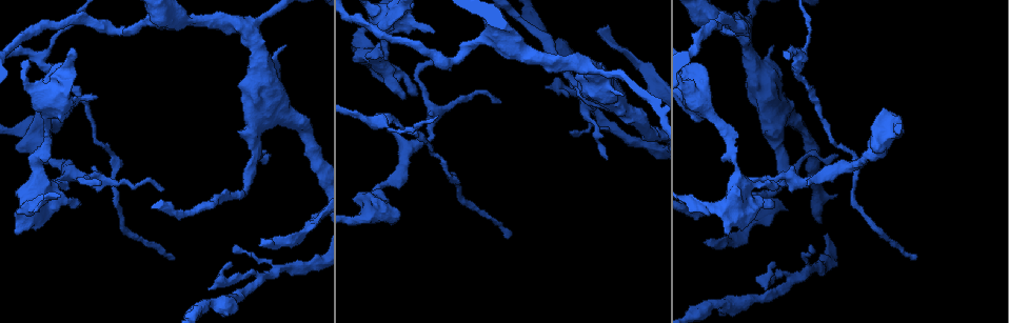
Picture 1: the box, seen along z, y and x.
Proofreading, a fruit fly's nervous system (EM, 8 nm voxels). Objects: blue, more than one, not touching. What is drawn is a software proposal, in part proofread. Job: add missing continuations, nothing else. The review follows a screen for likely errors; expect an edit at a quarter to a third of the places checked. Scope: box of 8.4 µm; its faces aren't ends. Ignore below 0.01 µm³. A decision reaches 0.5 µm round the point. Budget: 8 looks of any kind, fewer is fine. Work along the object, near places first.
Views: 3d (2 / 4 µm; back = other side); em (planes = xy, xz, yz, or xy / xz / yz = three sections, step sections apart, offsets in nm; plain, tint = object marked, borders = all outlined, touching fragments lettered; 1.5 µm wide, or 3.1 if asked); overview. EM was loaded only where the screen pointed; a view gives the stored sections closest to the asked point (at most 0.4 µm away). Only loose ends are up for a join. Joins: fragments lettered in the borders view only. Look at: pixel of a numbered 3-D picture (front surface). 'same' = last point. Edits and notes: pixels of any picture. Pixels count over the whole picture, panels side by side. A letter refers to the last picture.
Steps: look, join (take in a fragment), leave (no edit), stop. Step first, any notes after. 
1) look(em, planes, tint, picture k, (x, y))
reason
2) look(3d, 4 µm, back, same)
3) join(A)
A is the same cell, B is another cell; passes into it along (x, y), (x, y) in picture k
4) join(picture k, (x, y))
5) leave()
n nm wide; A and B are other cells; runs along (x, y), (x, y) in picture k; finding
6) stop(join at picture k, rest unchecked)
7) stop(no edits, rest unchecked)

look(em, xy, step 4, tint, picture 1, (595, 31))
branch stops here

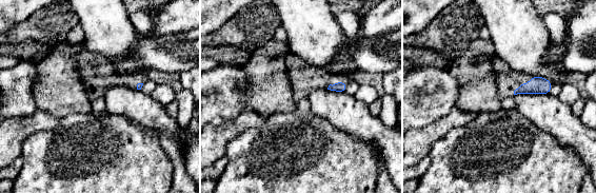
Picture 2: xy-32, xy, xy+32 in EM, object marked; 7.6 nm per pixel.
look(em, planes, borders, same)

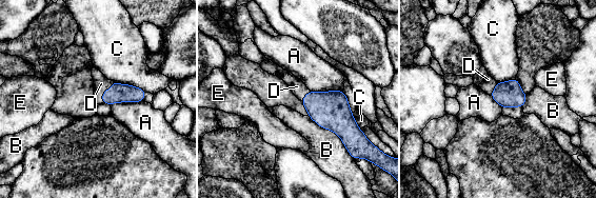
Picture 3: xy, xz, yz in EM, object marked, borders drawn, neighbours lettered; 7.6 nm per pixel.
join(D)
D is the same cell, A, B, C and E are other cells; the cell continues

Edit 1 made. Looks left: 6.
look(3d, 4 µm, picture 1, (170, 256))
thin end

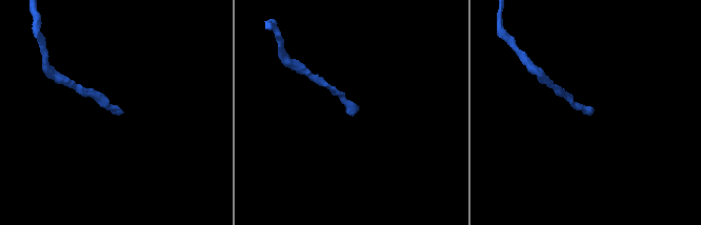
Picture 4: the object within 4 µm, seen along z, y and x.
look(em, xy, step 8, tint, picture 4, (115, 111))
shape alone is not enough

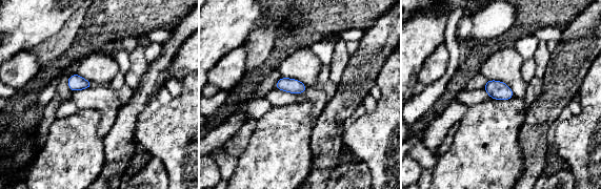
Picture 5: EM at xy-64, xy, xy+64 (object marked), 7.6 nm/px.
look(em, yz, step 8, borders, same)

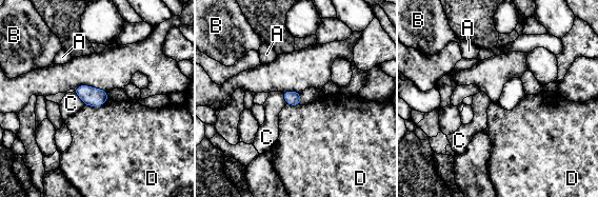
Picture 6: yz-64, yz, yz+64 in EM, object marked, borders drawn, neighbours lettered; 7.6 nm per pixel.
leave()
A, B, C and D are other cells; border along (107, 98), (100, 105), (84, 105) in picture 6; none of them fits

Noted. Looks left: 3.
look(3d, 2 µm, picture 1, (99, 185))
thin end

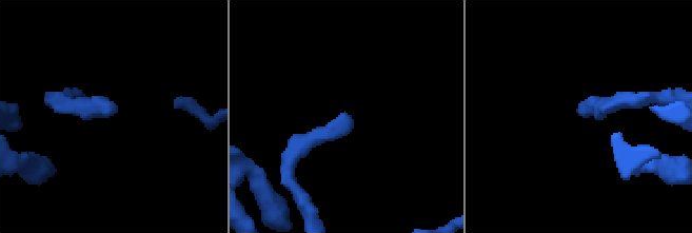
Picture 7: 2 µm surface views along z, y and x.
look(em, planes, plain, picture 7, (351, 118))

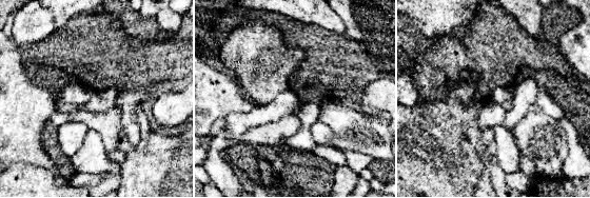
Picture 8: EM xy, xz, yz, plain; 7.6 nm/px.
look(em, planes, borders, same)
see the neighbours

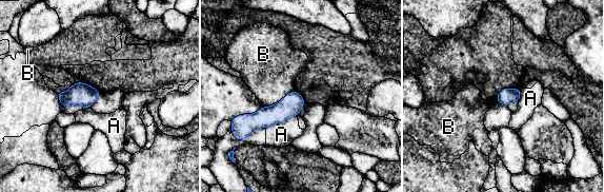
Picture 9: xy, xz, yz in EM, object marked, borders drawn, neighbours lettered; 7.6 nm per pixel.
leave()
120 nm wide; A and B are other cells; runs along (301, 101), (260, 119), (242, 119) in picture 9; no lettered fragment goes on from it

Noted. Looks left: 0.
stop(join at picture 3, rest unchecked)

